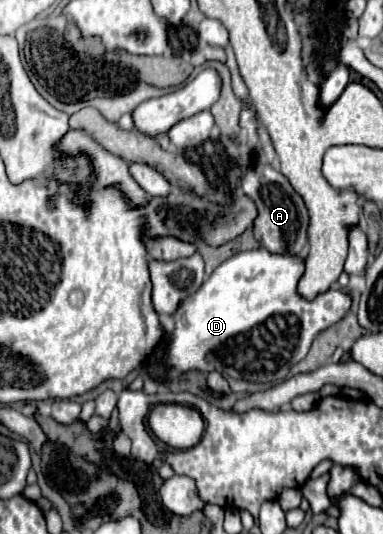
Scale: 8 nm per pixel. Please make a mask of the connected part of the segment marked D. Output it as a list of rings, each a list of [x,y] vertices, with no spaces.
[[[262,247],[224,261],[174,313],[174,331],[166,349],[168,363],[180,371],[218,369],[234,379],[282,381],[292,365],[304,359],[312,339],[344,319],[352,307],[350,293],[334,287],[306,301],[298,293],[302,273],[302,257],[270,253]]]

